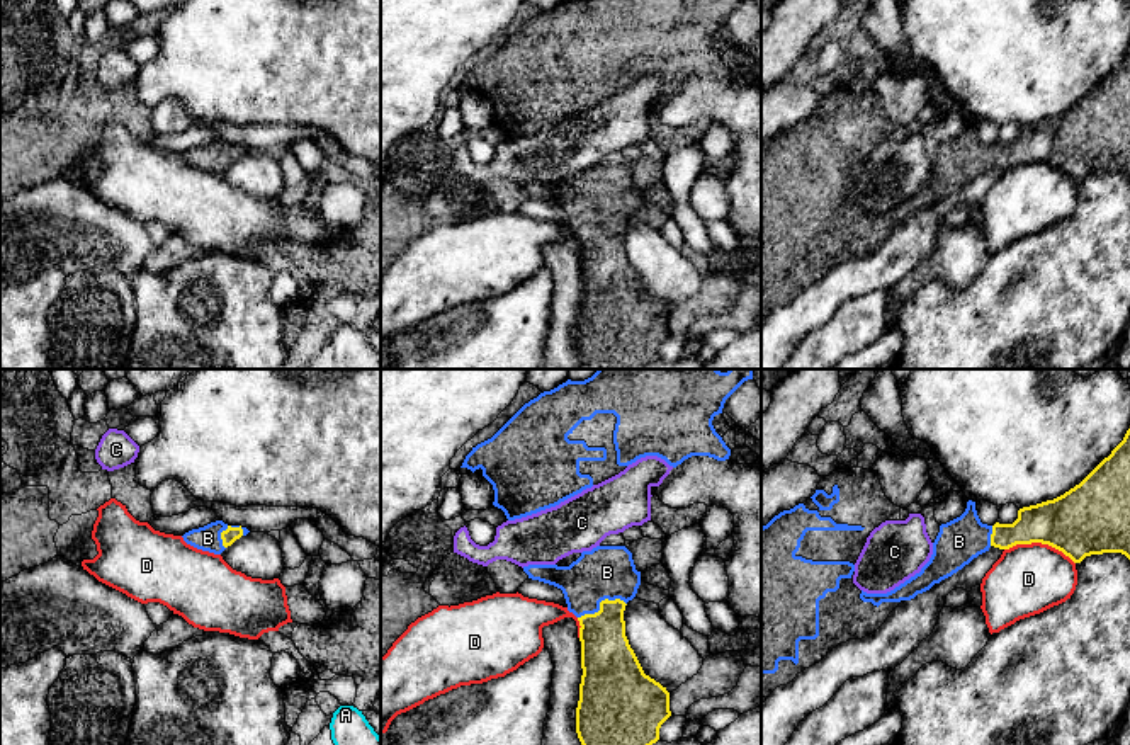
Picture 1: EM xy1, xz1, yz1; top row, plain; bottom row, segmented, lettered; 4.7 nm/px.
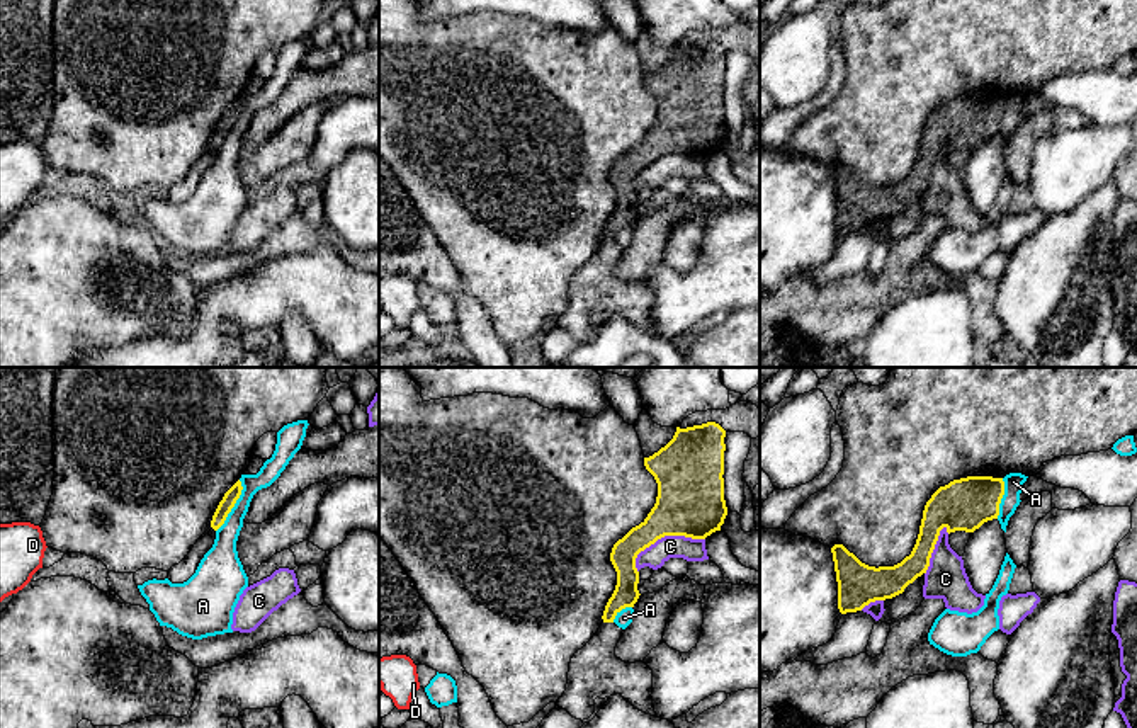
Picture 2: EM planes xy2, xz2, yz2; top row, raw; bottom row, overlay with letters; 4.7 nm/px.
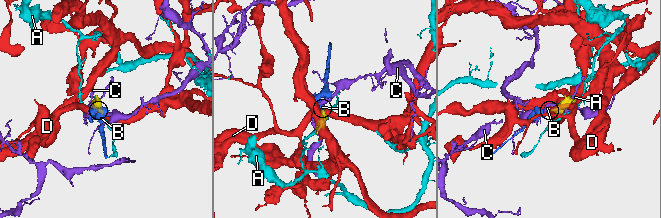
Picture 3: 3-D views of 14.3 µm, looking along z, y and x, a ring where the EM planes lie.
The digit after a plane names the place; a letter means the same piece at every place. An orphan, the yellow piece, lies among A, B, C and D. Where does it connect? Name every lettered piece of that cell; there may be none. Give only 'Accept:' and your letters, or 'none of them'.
Accept: B

